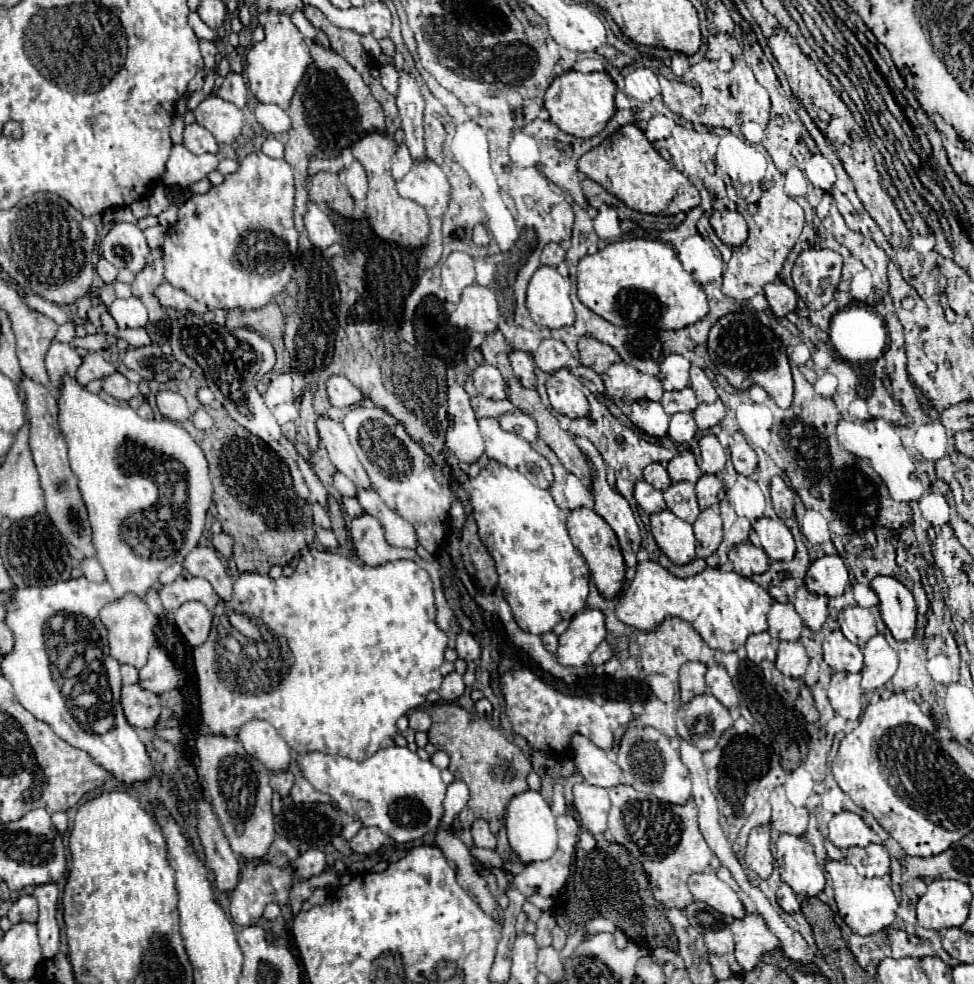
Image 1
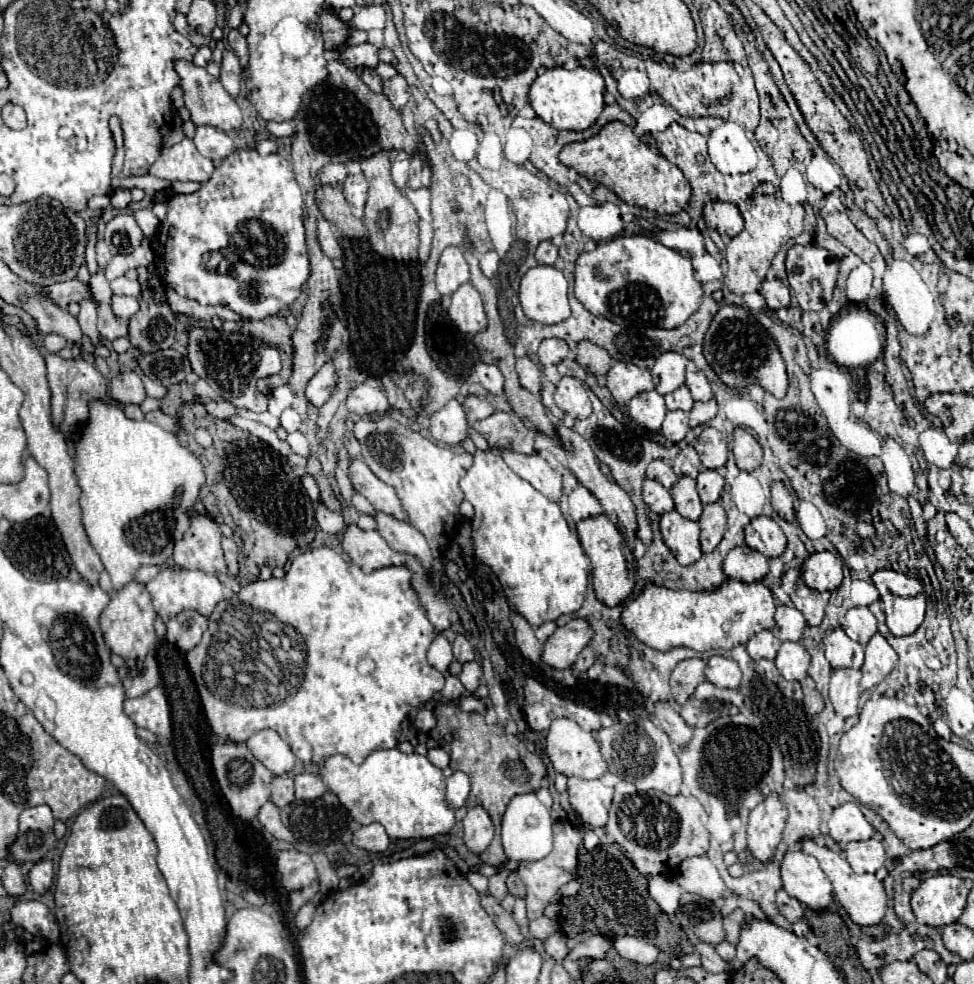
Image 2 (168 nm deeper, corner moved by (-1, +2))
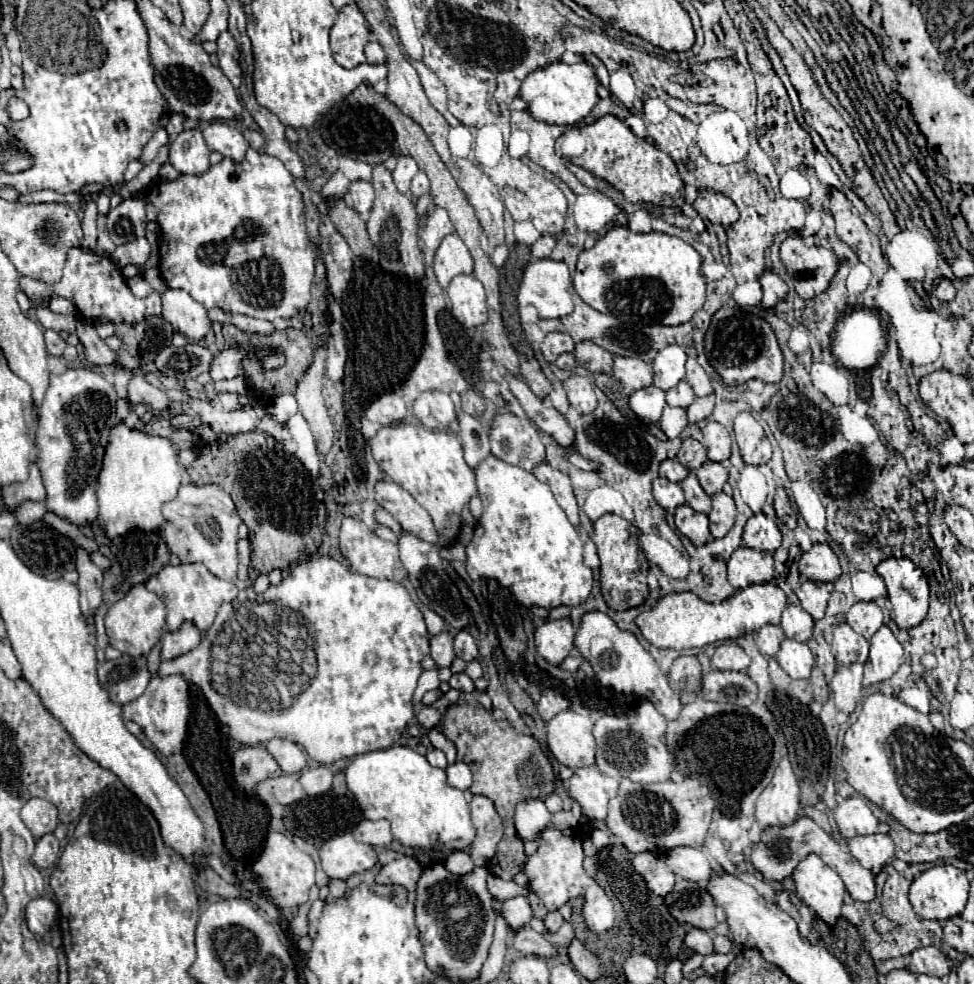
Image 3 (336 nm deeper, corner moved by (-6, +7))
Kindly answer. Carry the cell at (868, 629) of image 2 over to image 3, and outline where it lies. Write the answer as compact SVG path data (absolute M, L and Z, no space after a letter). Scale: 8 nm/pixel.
M859 601L845 613L845 621L851 625L855 633L863 635L865 639L871 639L875 631L883 625L883 613L873 601L869 603Z

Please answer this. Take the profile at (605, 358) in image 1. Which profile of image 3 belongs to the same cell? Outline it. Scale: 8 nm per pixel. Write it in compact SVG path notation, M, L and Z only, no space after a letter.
M583 341L575 345L573 351L577 363L593 373L611 373L613 367L613 355L601 347L597 347L593 341Z

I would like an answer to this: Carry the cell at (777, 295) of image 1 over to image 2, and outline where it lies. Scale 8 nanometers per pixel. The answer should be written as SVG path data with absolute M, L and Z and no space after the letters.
M778 278L762 282L760 294L766 298L766 304L768 304L770 310L778 310L778 308L788 308L790 306L790 290Z

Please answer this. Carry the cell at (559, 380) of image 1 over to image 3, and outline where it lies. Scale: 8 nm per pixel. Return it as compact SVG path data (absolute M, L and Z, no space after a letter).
M571 375L565 383L563 383L565 391L567 391L567 397L569 397L569 403L583 415L587 413L593 413L595 407L597 407L597 399L595 399L595 393L593 393L593 385L589 383L587 377L581 377L581 375Z

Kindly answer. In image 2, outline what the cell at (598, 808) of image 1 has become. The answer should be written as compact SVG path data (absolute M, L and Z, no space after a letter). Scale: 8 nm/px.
M568 778L568 794L572 808L580 814L584 824L602 828L608 820L608 804L612 804L612 788L602 780Z

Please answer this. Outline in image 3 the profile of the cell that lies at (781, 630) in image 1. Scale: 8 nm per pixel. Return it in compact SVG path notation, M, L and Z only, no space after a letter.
M789 605L781 617L781 629L785 631L785 635L789 639L807 643L813 635L813 617L807 611L803 611L801 607Z

